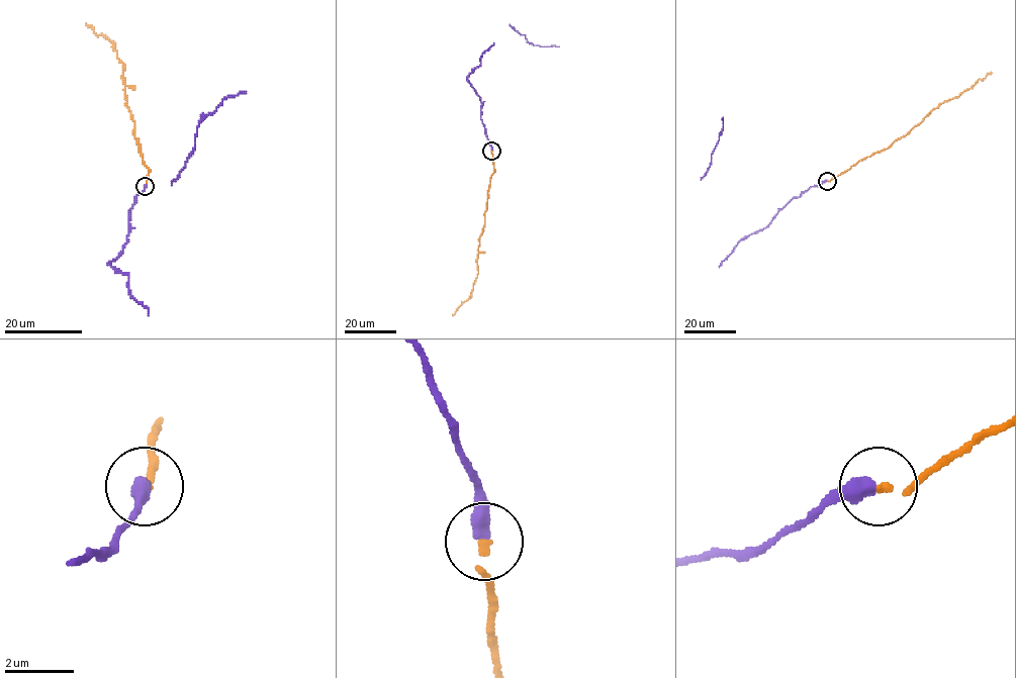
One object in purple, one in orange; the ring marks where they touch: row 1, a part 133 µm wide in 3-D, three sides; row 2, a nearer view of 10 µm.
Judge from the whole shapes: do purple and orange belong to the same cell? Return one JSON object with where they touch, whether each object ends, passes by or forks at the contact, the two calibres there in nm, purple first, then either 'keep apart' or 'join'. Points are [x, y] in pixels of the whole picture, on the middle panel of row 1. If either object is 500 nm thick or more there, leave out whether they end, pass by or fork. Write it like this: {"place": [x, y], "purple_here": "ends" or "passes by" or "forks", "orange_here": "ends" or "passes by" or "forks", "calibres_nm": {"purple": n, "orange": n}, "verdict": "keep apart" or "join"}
{"place": [491, 151], "purple_here": "ends", "orange_here": "ends", "calibres_nm": {"purple": 480, "orange": 190}, "verdict": "join"}

